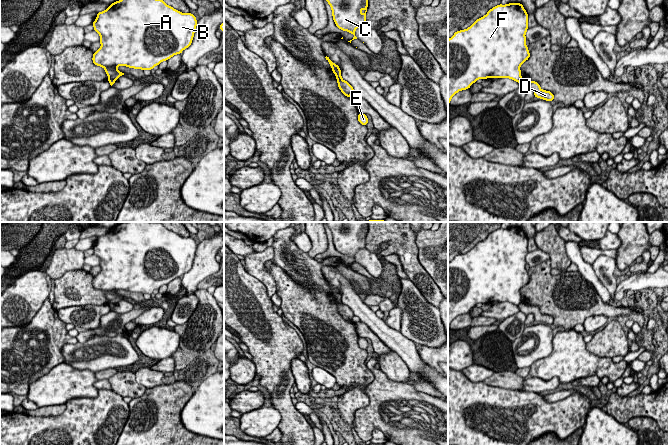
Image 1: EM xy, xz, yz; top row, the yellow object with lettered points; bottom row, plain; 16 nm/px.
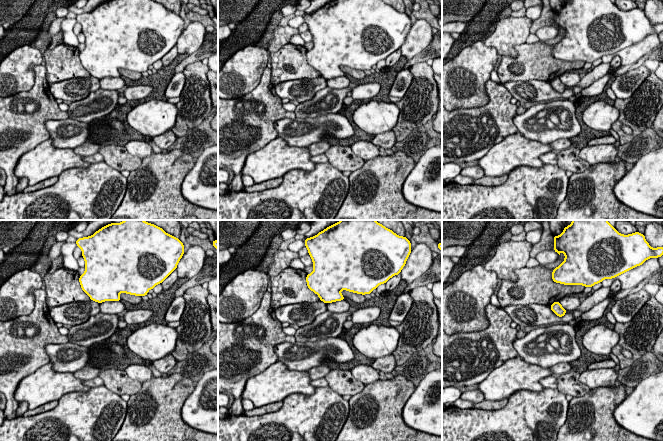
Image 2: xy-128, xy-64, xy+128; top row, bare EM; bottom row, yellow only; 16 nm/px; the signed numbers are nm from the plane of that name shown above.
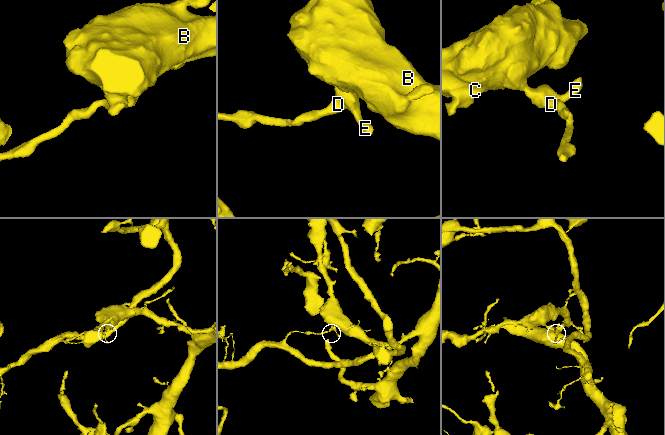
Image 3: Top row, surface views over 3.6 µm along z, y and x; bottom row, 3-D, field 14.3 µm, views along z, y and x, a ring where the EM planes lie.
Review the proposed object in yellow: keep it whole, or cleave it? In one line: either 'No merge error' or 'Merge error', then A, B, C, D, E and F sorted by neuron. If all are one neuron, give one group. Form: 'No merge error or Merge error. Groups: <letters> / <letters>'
Merge error. Groups: A B C F / D E

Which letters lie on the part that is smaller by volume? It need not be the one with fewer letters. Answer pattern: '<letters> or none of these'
D, E

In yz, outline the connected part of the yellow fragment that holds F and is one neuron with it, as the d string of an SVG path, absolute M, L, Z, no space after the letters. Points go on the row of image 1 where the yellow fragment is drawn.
M521 3L499 4L477 19L470 27L460 30L448 39L448 105L459 91L469 89L478 79L521 79L520 66L529 59L525 34L528 13Z

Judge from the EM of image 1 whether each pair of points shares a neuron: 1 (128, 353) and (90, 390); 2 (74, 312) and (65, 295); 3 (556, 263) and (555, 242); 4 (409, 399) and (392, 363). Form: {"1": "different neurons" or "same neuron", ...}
{"1": "different neurons", "2": "different neurons", "3": "same neuron", "4": "different neurons"}

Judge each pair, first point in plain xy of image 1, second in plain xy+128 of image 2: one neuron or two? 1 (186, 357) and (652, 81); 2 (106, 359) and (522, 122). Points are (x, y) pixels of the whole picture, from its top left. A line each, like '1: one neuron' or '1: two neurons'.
1: one neuron
2: one neuron

